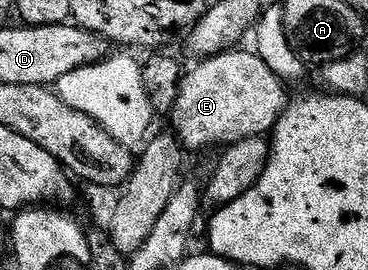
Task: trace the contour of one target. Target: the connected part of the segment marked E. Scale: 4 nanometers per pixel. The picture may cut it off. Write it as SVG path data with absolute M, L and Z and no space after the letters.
M233 48L224 51L223 54L216 54L212 58L205 58L193 70L189 69L184 75L184 83L180 86L178 92L178 104L174 104L170 121L172 121L171 129L174 131L177 138L180 139L180 145L184 147L185 151L192 152L192 150L208 150L211 146L220 146L219 148L227 148L233 142L241 142L247 138L259 138L267 135L269 132L276 129L276 122L284 115L284 110L288 107L290 95L288 95L289 87L286 85L284 79L280 78L274 72L270 72L270 68L266 68L266 64L260 59L259 54L253 52L251 49L240 50L241 48Z

